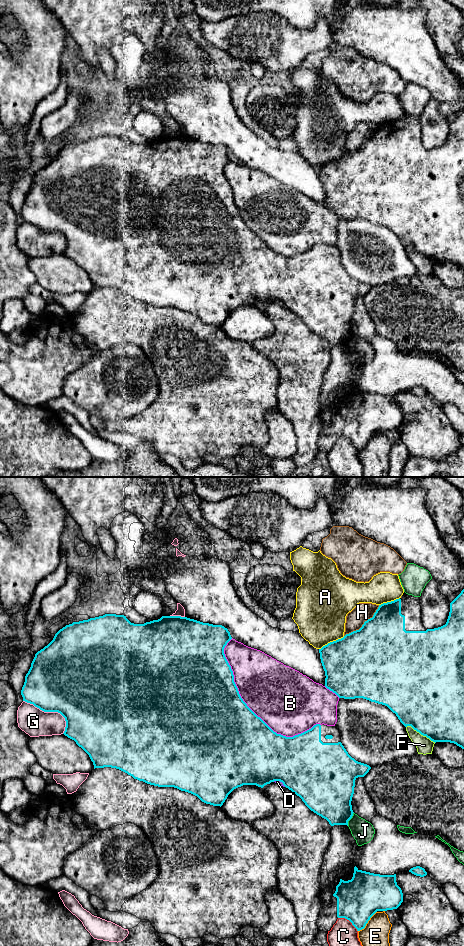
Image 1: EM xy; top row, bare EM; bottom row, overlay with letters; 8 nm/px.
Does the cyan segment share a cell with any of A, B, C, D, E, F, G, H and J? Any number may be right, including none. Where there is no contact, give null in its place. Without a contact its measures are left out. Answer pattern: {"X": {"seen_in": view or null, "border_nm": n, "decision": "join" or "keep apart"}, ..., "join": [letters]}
{"A": {"seen_in": "xy", "border_nm": 240, "decision": "keep apart"}, "B": {"seen_in": "xy", "border_nm": 1000, "decision": "keep apart"}, "C": {"seen_in": "xy", "border_nm": 200, "decision": "keep apart"}, "D": {"seen_in": "xy", "border_nm": 110, "decision": "keep apart"}, "E": {"seen_in": "xy", "border_nm": 220, "decision": "keep apart"}, "F": {"seen_in": "xy", "border_nm": 280, "decision": "keep apart"}, "G": {"seen_in": "xy", "border_nm": 420, "decision": "keep apart"}, "H": {"seen_in": "xy", "border_nm": 380, "decision": "keep apart"}, "J": {"seen_in": "xy", "border_nm": 120, "decision": "keep apart"}, "join": []}

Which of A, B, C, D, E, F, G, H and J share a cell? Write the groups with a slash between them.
A / B / C / D / E / F H / G / J

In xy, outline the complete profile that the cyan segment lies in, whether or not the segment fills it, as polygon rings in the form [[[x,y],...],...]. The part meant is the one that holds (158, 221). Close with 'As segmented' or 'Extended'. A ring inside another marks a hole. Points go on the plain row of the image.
[[[105,134],[79,142],[73,142],[60,149],[53,160],[35,174],[31,187],[25,196],[21,210],[23,221],[33,224],[44,232],[58,232],[66,241],[64,255],[74,260],[90,277],[95,288],[111,287],[119,289],[134,299],[158,307],[174,307],[197,316],[202,322],[213,326],[222,326],[228,315],[243,305],[256,305],[263,308],[274,301],[283,305],[299,316],[314,333],[326,339],[331,346],[347,345],[353,336],[352,317],[355,300],[364,297],[371,287],[352,278],[341,263],[336,246],[316,244],[311,249],[286,257],[274,252],[243,221],[234,202],[234,195],[229,185],[224,168],[232,159],[230,152],[222,145],[203,143],[181,136],[162,136],[158,140],[144,144],[131,143],[126,136]]]. Extended

